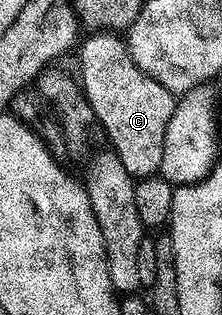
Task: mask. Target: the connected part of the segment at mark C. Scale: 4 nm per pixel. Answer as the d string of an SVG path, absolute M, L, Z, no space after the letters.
M95 31L86 41L81 41L77 49L78 60L82 63L82 78L80 76L80 87L86 96L87 102L91 104L94 111L94 120L102 123L106 136L110 139L109 147L118 155L124 170L135 178L153 176L161 169L164 158L164 134L168 130L168 122L174 113L176 103L175 93L164 90L156 78L144 74L136 62L132 62L129 50L126 49L126 41L121 35L113 32Z

